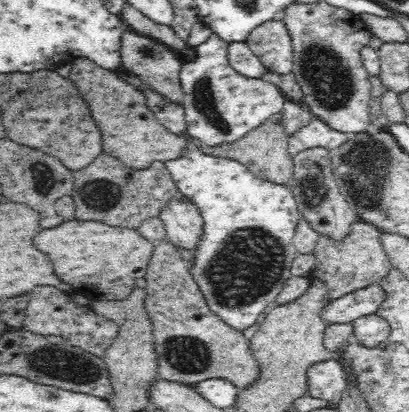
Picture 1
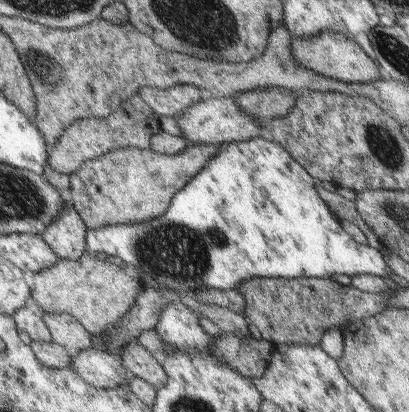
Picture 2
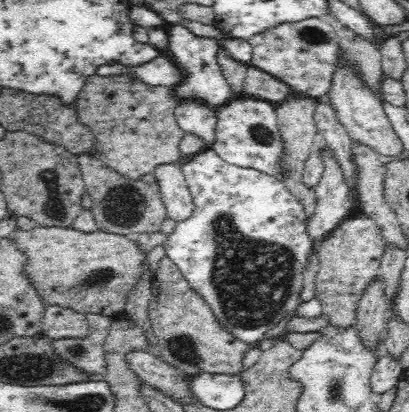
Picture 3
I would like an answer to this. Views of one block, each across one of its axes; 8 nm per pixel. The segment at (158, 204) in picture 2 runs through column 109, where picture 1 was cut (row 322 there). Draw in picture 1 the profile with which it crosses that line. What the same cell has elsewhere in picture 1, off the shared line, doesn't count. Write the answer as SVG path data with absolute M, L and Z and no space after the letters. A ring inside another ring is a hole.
M152 252L146 272L146 312L154 328L154 350L158 356L158 378L196 386L210 378L230 380L238 388L248 388L260 378L260 364L250 350L244 334L228 326L210 310L188 262L178 254L172 264L160 262L162 256Z

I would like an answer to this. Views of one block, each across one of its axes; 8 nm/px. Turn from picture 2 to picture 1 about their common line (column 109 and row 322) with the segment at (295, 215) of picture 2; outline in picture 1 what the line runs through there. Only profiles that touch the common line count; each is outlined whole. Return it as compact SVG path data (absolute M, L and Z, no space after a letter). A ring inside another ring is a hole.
M192 140L184 154L172 162L166 162L166 166L180 190L180 196L186 196L188 202L196 204L204 218L204 236L198 242L194 260L188 264L190 272L198 282L210 310L216 312L228 326L244 332L256 324L262 312L266 312L268 304L276 304L282 288L288 286L288 280L292 278L292 262L300 256L300 252L292 246L298 222L302 220L294 186L282 186L258 178L248 170L248 166L236 160L204 154L200 144Z

